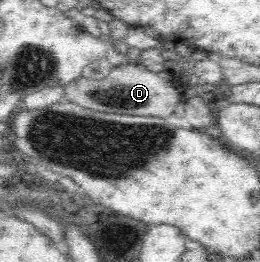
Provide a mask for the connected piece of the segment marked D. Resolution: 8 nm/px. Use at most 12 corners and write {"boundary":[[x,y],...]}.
{"boundary":[[119,65],[80,77],[67,102],[95,112],[174,119],[186,99],[167,73]]}

